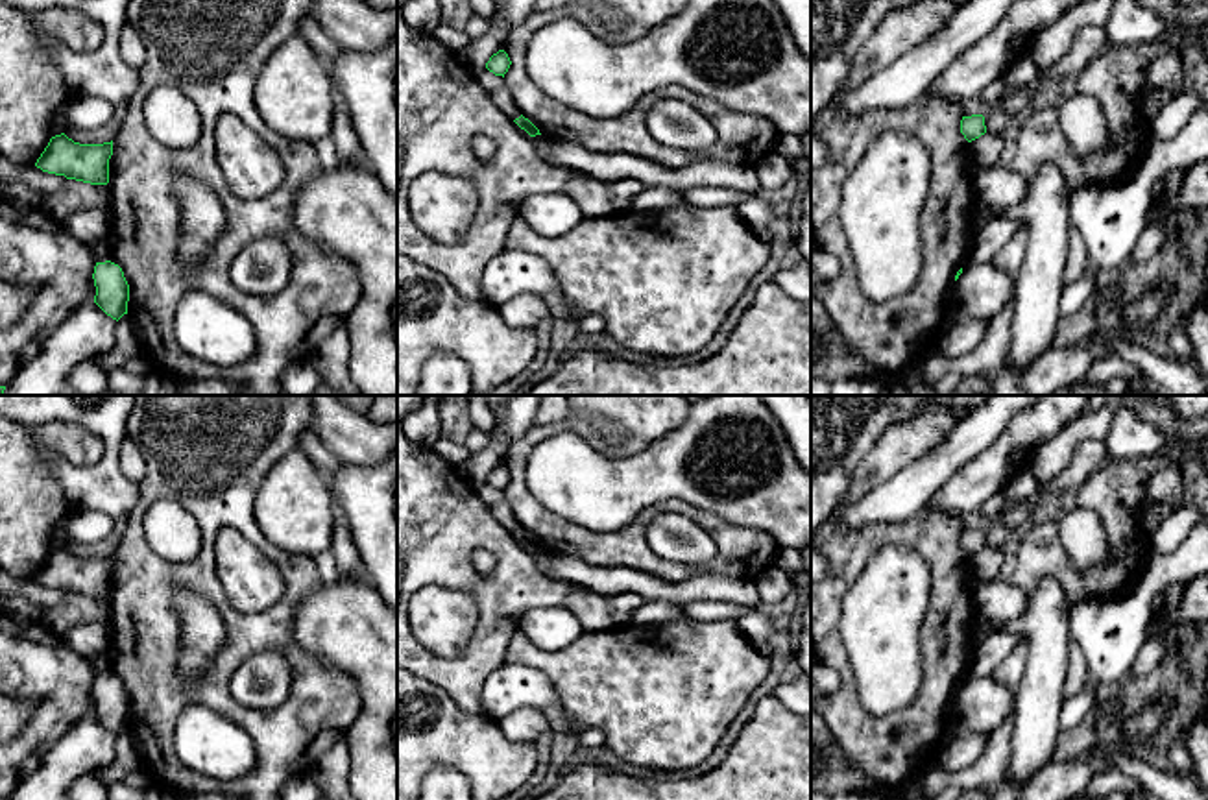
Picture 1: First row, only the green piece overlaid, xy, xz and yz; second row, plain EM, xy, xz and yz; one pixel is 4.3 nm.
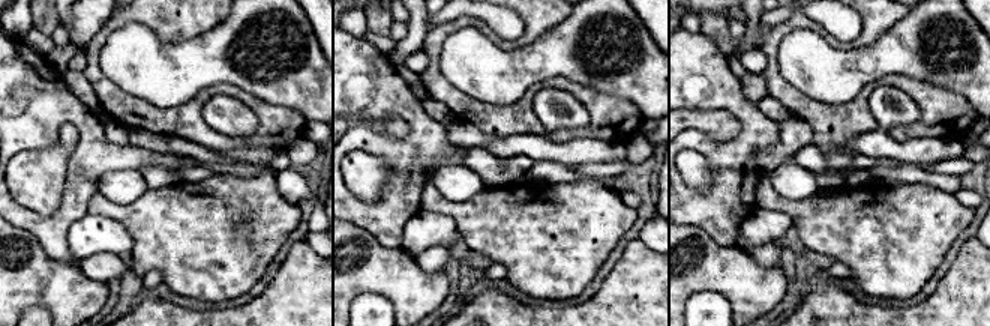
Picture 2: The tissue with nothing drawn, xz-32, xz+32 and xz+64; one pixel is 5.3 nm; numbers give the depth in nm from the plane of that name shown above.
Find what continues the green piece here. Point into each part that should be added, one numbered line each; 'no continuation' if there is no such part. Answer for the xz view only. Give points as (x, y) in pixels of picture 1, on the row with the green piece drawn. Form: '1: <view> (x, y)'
no continuation

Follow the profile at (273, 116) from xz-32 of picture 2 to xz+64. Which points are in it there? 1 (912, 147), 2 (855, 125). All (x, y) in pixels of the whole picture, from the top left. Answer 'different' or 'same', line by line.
1: different
2: same

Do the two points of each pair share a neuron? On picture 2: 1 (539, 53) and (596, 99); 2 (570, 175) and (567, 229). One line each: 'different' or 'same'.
1: different
2: different

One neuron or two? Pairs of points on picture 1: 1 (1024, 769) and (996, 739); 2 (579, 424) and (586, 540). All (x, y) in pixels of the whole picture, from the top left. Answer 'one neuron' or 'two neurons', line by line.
1: two neurons
2: one neuron

